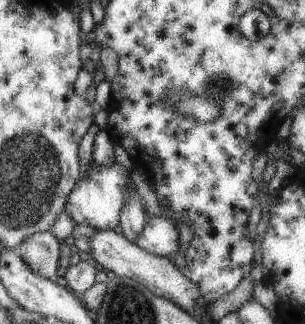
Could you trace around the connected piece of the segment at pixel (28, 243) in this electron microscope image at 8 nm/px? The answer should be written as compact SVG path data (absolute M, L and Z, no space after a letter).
M34 233L29 236L16 251L22 260L42 278L61 282L58 272L59 244L61 243L52 233Z

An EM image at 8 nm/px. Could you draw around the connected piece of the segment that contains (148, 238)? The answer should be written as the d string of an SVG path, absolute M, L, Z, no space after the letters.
M153 216L139 232L135 243L159 257L173 258L180 248L178 225L169 216Z

